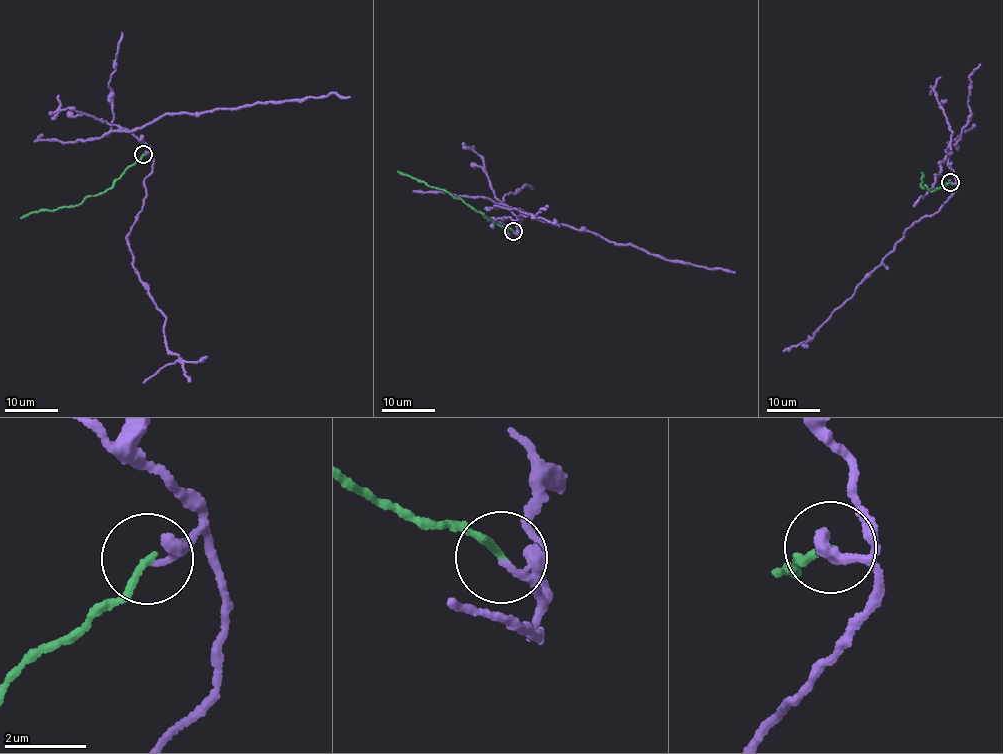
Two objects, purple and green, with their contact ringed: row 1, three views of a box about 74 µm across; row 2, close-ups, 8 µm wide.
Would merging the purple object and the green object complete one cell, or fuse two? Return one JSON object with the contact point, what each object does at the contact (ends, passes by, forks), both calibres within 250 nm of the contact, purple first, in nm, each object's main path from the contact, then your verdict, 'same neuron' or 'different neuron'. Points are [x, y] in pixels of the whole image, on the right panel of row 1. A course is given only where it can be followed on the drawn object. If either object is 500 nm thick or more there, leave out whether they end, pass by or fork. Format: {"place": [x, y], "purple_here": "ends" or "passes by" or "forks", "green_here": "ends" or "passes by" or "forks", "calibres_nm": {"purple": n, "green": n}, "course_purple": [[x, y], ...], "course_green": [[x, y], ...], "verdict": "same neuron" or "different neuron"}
{"place": [950, 182], "purple_here": "passes by", "green_here": "ends", "calibres_nm": {"purple": 120, "green": 170}, "course_purple": [[951, 183], [956, 186], [956, 190], [948, 200], [905, 231], [894, 249], [807, 341]], "course_green": [[951, 182], [928, 190], [926, 186], [922, 188], [920, 185], [924, 174], [921, 173]], "verdict": "different neuron"}

